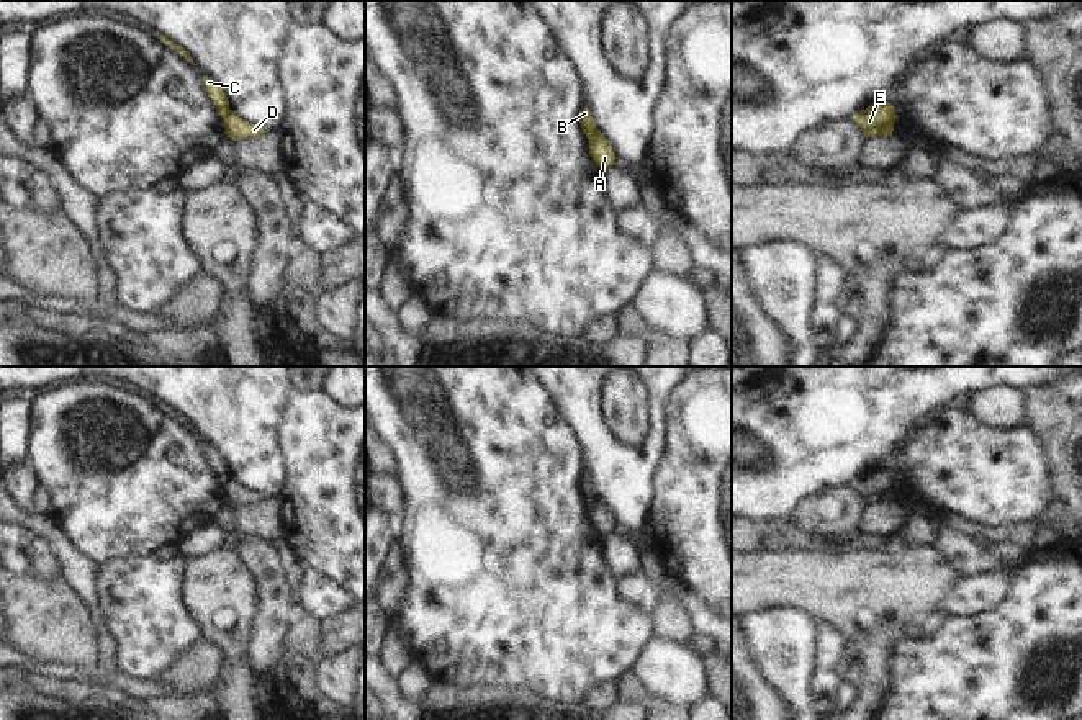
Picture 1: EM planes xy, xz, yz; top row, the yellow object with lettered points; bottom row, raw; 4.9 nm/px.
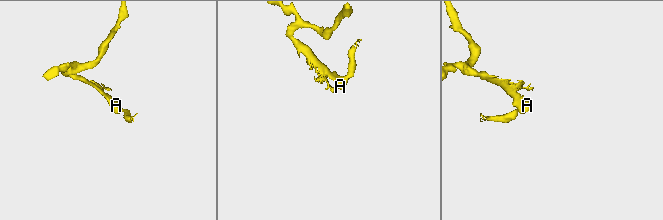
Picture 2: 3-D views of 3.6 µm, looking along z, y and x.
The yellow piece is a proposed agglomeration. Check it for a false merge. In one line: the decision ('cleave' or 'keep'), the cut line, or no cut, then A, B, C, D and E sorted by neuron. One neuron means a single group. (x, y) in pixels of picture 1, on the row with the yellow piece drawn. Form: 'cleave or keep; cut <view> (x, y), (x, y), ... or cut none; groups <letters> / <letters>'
cleave; cut xz (596, 128), (590, 139); groups A D E / B C

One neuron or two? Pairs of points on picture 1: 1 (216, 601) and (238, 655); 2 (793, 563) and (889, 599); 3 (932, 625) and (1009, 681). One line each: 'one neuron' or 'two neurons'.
1: one neuron
2: one neuron
3: two neurons

